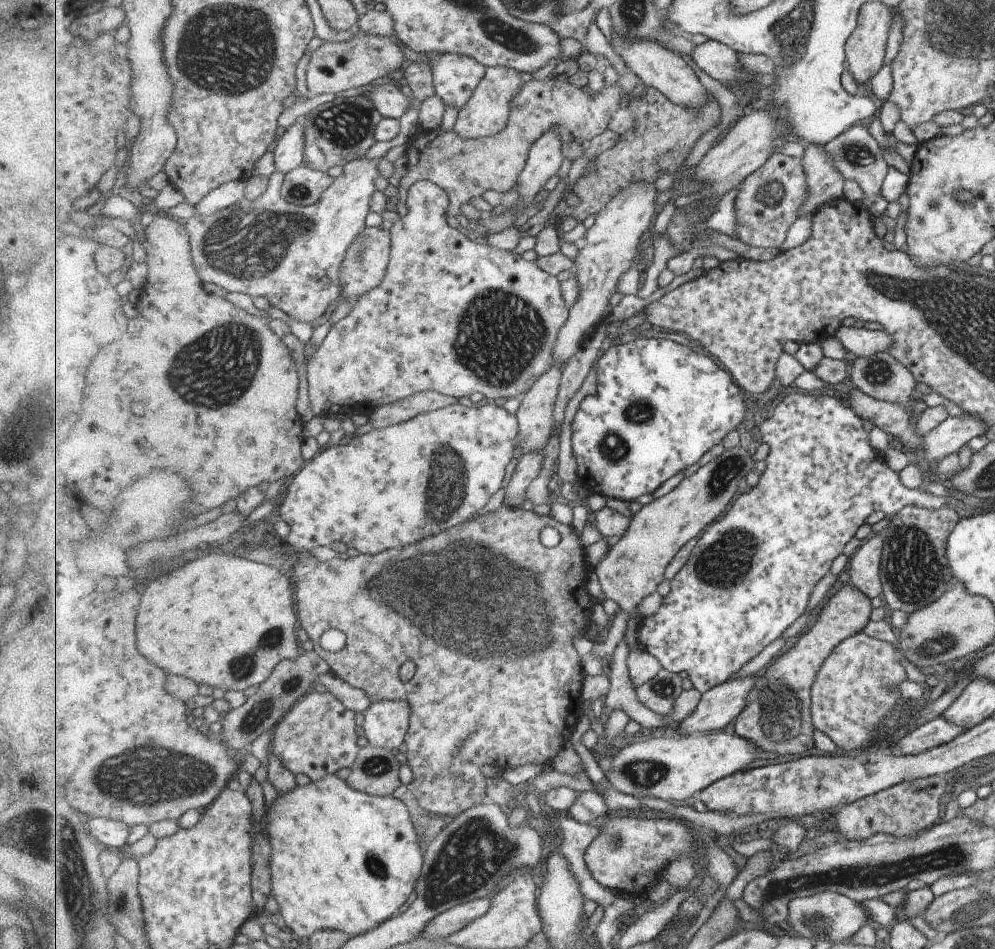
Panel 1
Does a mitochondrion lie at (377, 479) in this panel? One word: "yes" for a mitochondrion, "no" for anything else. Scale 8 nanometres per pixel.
no

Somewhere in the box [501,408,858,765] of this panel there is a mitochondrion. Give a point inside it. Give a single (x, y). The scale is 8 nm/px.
(780, 716)

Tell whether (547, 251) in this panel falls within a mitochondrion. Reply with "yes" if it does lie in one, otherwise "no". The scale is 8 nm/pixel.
no

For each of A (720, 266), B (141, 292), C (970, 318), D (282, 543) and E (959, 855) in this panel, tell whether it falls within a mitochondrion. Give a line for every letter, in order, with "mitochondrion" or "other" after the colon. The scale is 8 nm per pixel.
A: other
B: other
C: mitochondrion
D: other
E: mitochondrion

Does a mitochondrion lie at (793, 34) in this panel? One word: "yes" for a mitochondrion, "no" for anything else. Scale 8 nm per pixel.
yes

